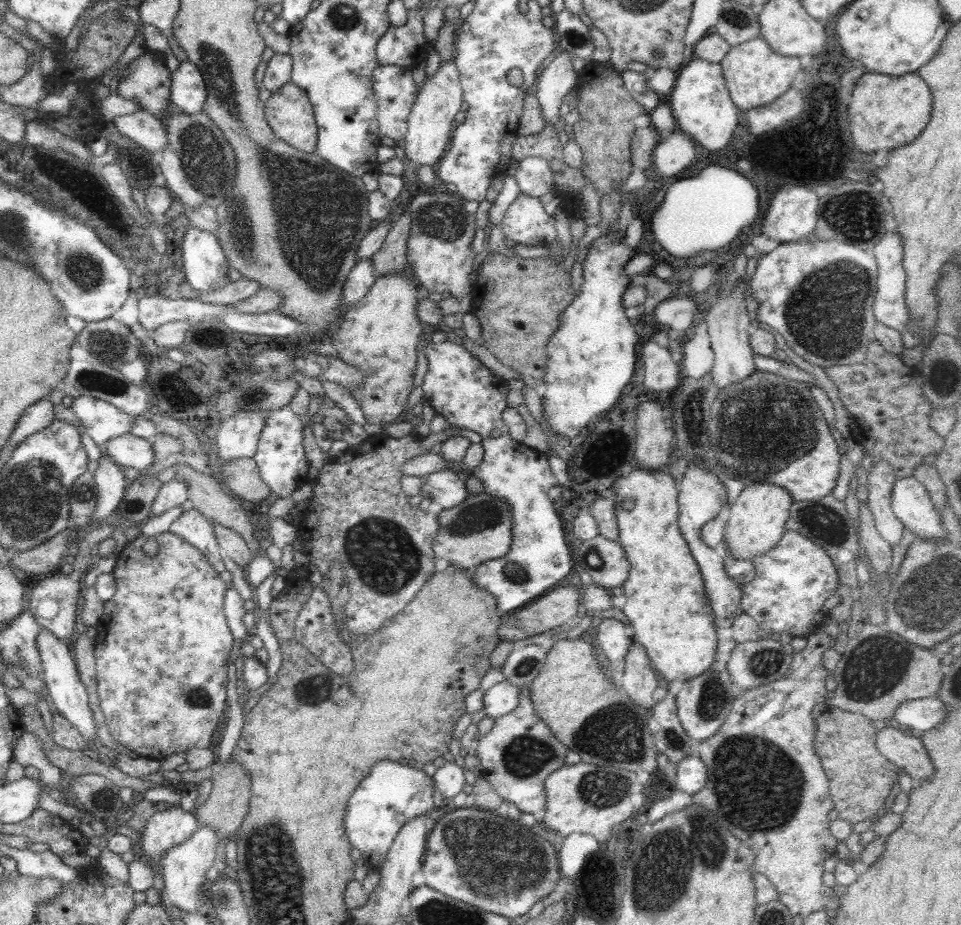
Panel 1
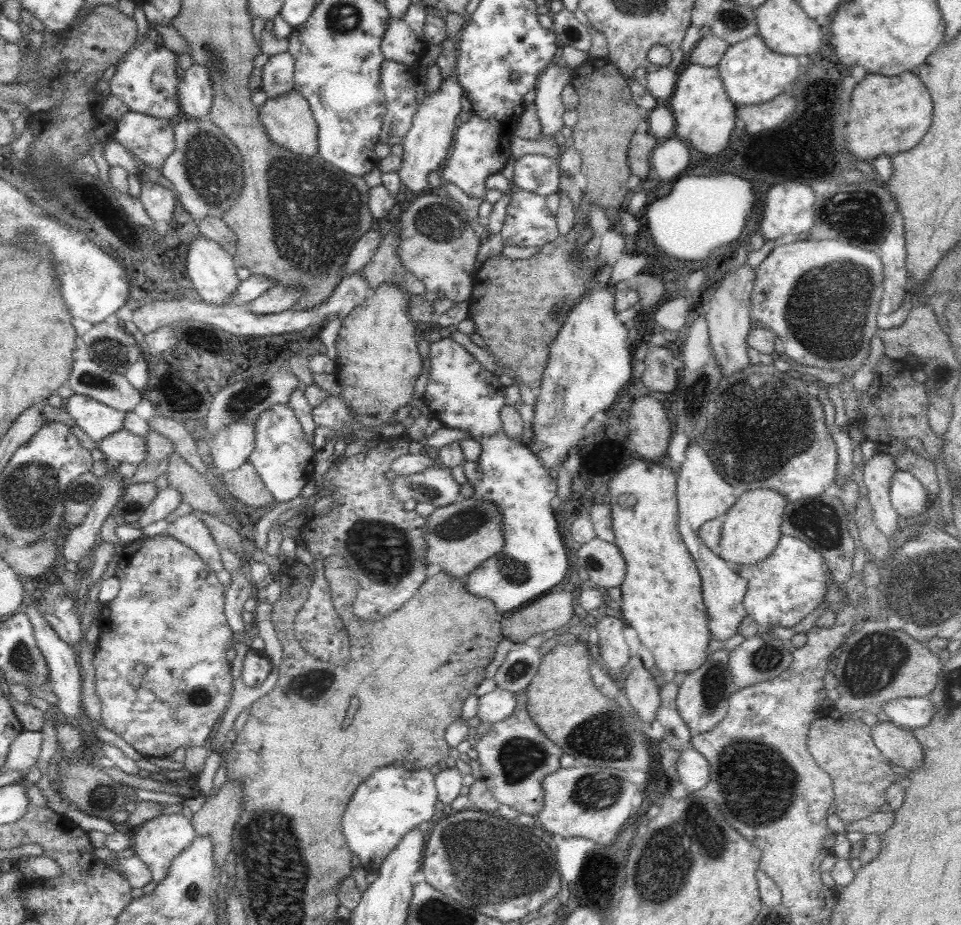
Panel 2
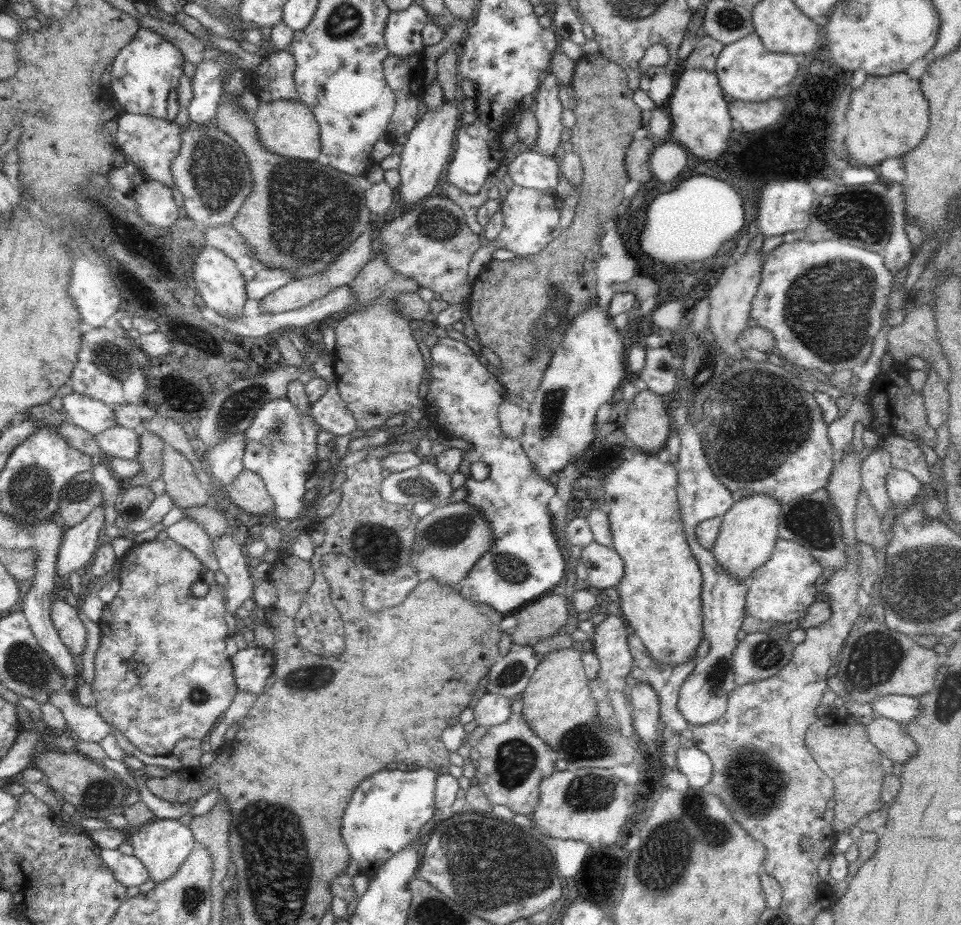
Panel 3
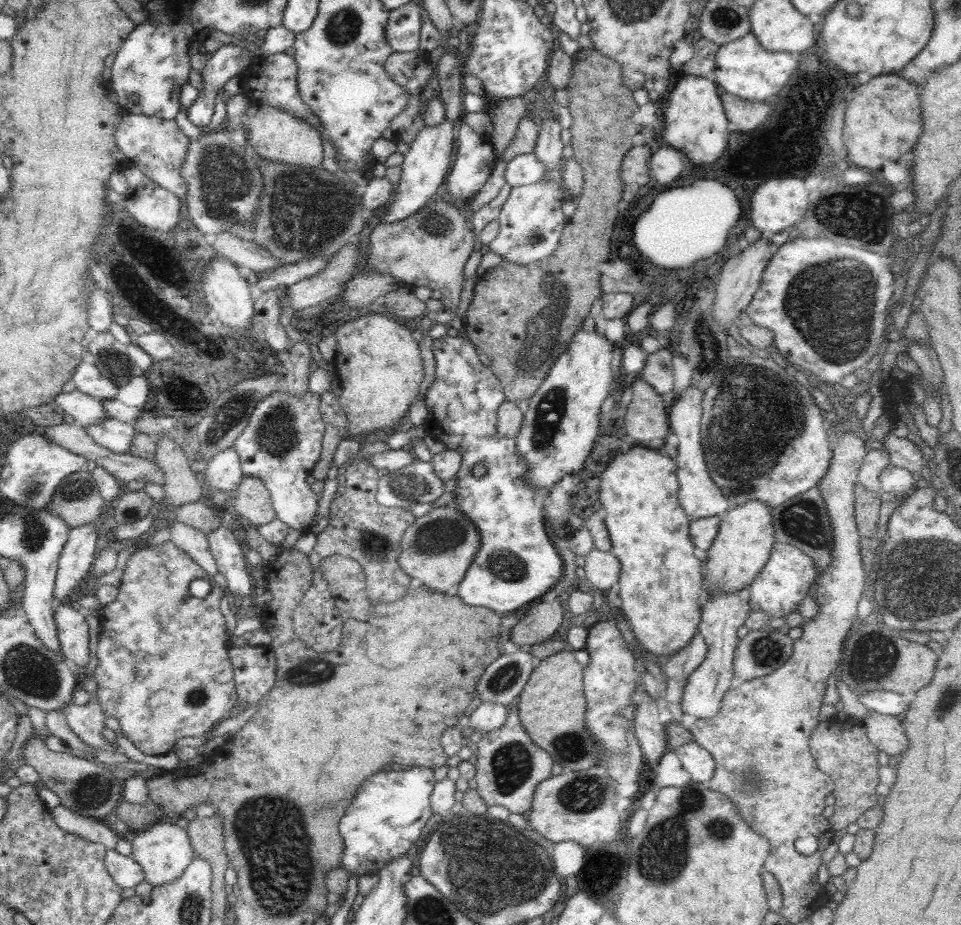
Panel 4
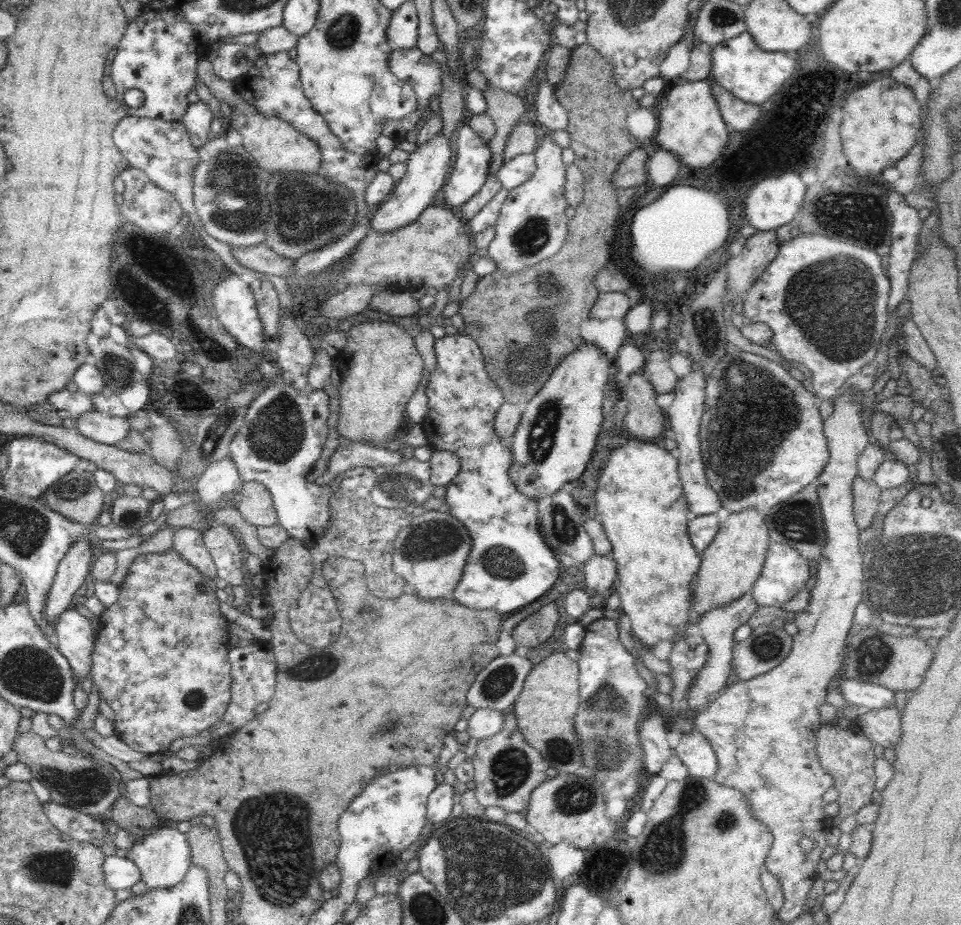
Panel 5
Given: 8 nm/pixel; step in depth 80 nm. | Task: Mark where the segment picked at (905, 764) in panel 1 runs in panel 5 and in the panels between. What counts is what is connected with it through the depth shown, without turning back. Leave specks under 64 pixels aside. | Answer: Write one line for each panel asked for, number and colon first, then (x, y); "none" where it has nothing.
2: (897, 744)
3: (890, 737)
4: (885, 731)
5: (883, 726)

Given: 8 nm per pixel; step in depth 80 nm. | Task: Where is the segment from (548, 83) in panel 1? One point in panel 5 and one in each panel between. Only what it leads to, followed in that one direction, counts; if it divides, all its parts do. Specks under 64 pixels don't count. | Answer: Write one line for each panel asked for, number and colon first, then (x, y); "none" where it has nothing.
2: (550, 110)
3: (549, 109)
4: (531, 222)
5: (532, 225)

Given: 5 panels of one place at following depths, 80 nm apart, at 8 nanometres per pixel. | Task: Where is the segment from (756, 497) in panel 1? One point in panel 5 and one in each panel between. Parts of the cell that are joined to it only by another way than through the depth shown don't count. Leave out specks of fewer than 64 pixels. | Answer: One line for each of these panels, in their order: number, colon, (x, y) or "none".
2: (752, 526)
3: (748, 533)
4: (743, 544)
5: (731, 563)

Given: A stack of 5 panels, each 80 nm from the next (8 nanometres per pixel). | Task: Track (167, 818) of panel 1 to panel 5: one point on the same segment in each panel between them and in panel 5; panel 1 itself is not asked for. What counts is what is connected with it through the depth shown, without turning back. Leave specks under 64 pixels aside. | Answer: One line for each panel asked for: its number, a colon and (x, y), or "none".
2: (158, 842)
3: (162, 846)
4: (164, 851)
5: (163, 858)

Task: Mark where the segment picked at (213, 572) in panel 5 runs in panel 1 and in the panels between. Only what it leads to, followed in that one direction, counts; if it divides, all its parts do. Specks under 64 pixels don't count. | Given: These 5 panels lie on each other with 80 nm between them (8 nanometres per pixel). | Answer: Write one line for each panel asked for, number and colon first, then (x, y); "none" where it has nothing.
1: (195, 528)
2: (189, 529)
3: (186, 532)
4: (194, 542)

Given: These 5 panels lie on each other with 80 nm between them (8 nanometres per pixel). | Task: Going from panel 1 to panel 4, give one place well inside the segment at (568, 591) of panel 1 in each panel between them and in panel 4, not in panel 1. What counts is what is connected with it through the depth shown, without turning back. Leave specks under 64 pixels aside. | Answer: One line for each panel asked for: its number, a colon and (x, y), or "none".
2: (554, 610)
3: (541, 619)
4: (538, 625)

